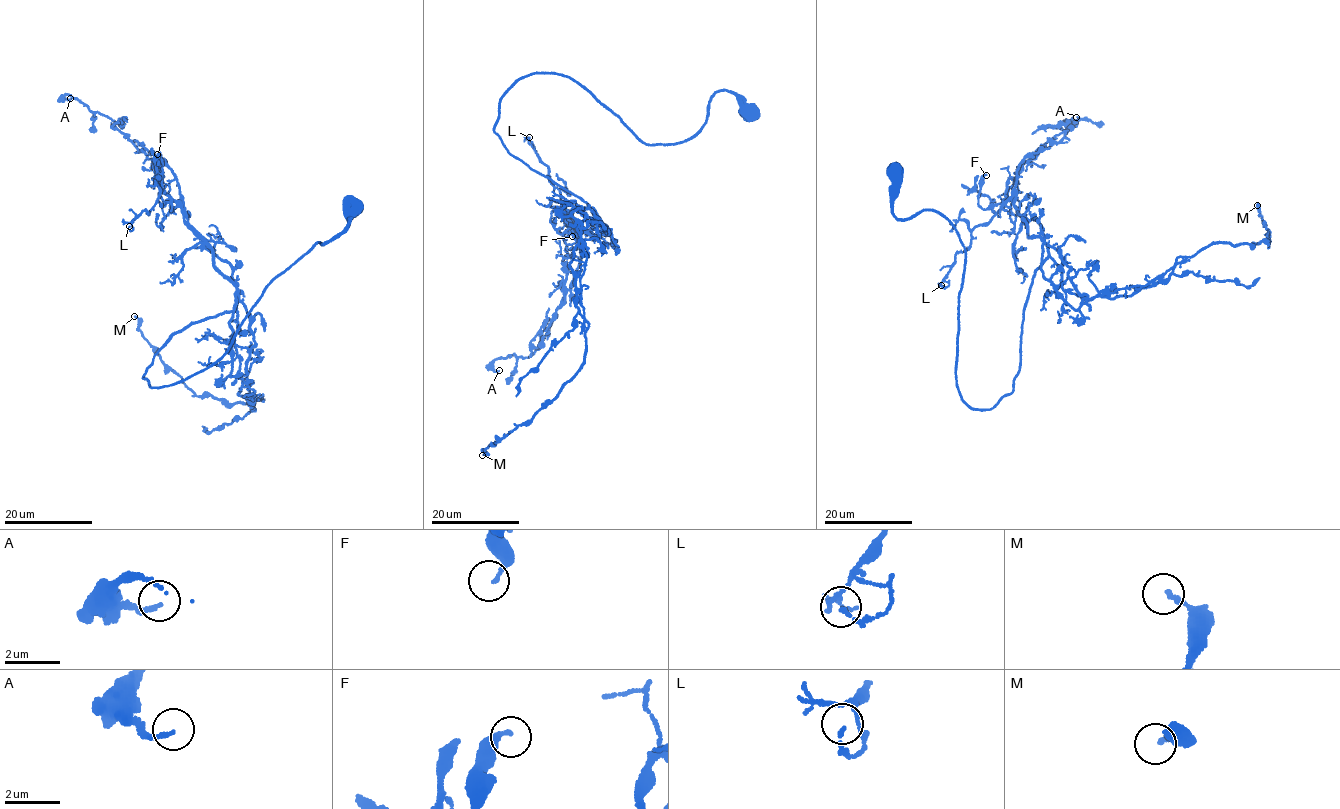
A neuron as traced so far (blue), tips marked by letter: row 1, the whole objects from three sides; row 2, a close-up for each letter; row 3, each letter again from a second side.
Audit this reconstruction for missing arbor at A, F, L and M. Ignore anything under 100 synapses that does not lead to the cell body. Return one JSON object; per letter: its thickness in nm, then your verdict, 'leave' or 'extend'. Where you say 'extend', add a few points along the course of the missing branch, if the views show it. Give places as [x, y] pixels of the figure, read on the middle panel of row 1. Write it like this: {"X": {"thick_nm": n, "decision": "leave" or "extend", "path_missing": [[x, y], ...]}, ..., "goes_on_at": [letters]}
{"A": {"thick_nm": 140, "decision": "leave"}, "F": {"thick_nm": 160, "decision": "leave"}, "L": {"thick_nm": 120, "decision": "leave"}, "M": {"thick_nm": 160, "decision": "leave"}, "goes_on_at": []}

